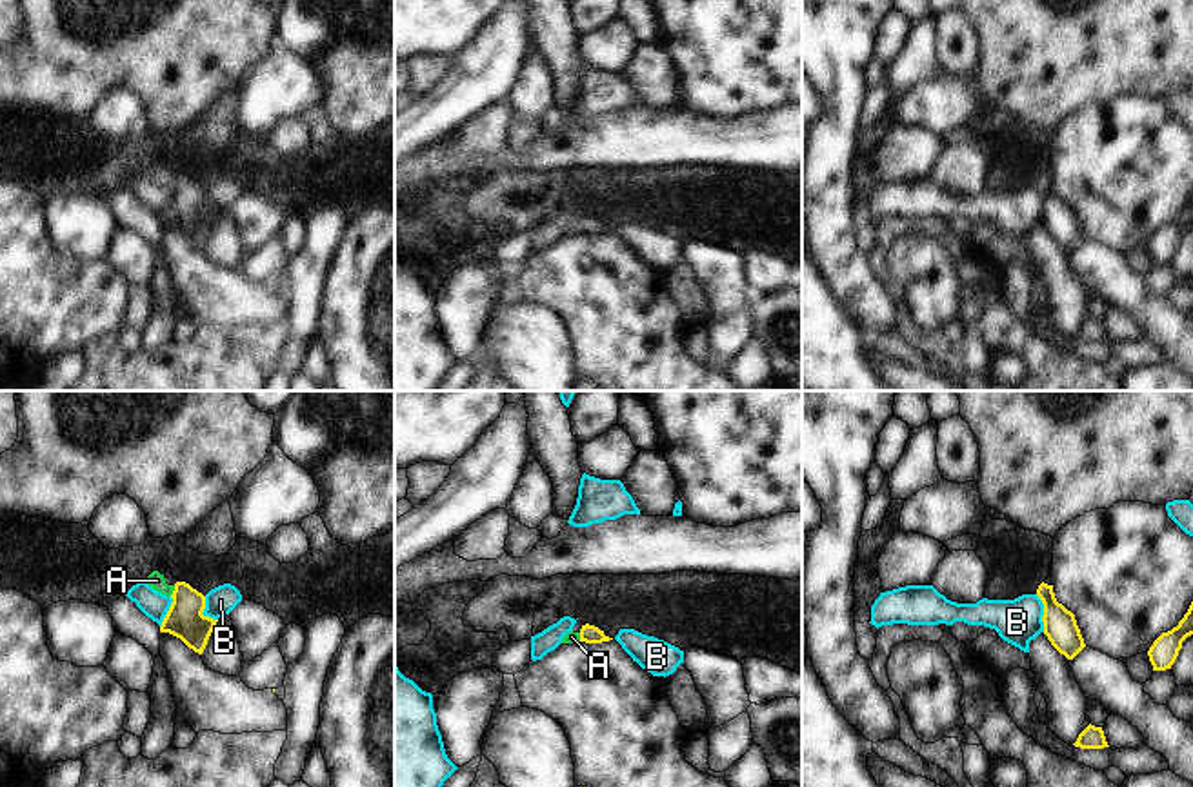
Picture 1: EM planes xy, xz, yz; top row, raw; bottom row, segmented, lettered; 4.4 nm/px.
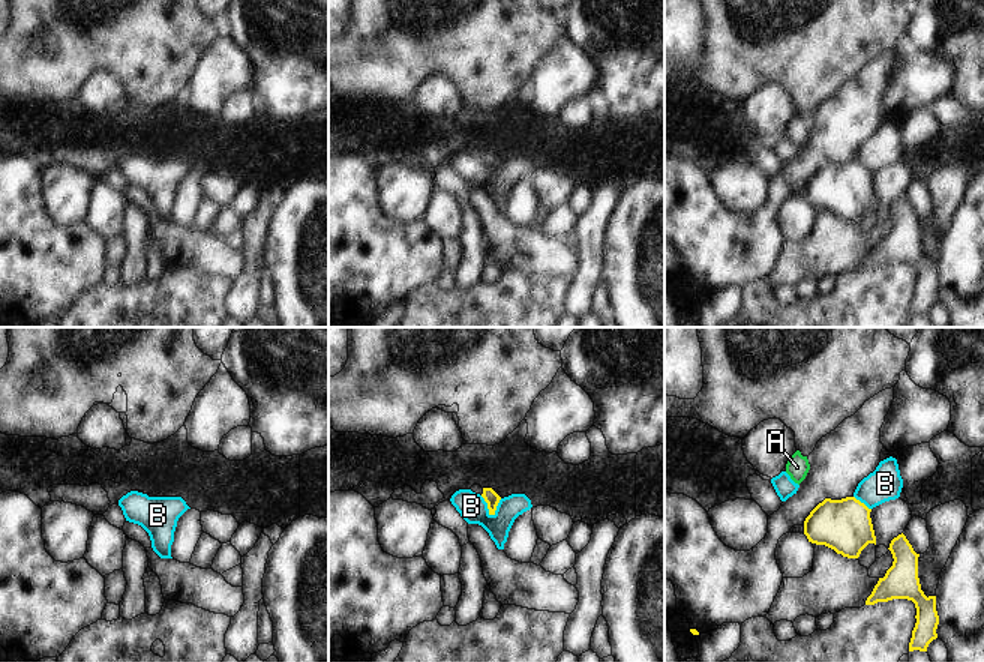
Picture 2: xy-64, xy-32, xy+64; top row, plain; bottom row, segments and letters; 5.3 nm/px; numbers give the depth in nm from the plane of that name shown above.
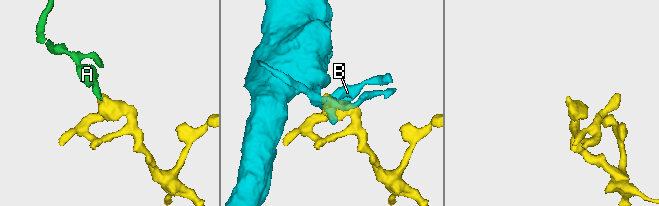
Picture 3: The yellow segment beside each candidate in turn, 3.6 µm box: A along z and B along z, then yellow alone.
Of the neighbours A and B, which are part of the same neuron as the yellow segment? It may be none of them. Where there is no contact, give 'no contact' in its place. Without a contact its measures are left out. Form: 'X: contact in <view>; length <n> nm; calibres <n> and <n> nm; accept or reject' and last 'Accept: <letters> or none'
A: contact in xy; length 50 nm; calibres 160 and 70 nm; accept
B: contact in yz; length 170 nm; calibres 150 and 200 nm; reject
Accept: A

